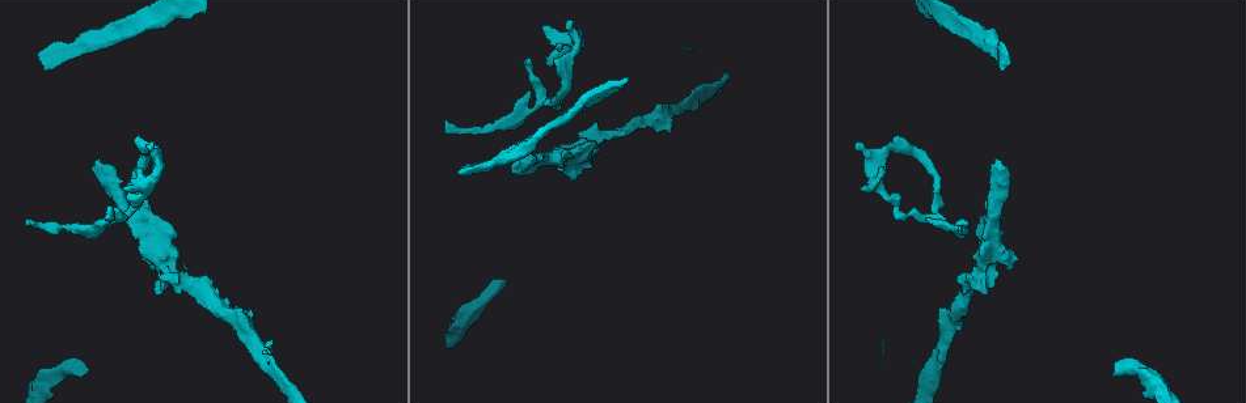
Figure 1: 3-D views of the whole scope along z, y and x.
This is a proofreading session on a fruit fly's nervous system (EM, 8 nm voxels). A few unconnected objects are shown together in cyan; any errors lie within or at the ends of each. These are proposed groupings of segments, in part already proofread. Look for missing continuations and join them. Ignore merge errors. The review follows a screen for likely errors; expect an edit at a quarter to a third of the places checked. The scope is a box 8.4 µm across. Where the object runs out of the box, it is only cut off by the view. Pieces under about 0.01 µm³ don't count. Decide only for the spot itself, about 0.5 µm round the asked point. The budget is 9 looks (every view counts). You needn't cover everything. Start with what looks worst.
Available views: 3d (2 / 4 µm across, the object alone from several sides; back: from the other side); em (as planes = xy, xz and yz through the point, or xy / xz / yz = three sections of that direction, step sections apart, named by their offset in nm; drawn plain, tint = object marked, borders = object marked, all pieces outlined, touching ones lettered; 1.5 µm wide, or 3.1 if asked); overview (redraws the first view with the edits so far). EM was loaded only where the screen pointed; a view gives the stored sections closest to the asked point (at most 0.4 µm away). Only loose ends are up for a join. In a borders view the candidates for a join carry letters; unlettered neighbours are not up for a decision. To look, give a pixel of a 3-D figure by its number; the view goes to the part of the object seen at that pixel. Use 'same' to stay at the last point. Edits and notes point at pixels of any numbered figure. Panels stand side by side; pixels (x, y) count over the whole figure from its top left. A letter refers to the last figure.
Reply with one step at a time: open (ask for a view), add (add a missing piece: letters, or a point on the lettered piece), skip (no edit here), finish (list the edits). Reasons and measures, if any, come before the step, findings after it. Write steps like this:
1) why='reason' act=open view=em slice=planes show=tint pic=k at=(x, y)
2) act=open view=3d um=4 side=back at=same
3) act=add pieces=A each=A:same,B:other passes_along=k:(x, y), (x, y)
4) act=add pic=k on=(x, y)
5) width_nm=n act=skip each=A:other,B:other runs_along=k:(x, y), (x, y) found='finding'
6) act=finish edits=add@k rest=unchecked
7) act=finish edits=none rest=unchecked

why='an open end' act=open view=3d um=2 pic=1 at=(125, 190)

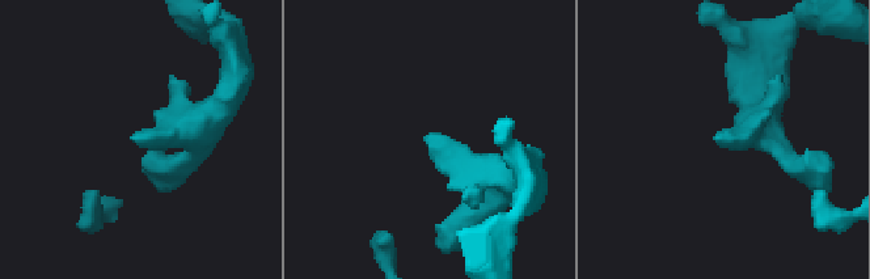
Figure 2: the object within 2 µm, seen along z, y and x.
why='need the tissue' act=open view=em slice=xz step=4 show=tint pic=2 at=(430, 138)

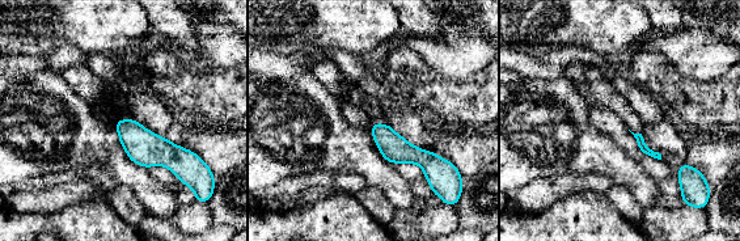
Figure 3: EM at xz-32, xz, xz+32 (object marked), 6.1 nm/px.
act=open view=em slice=planes show=borders at=same

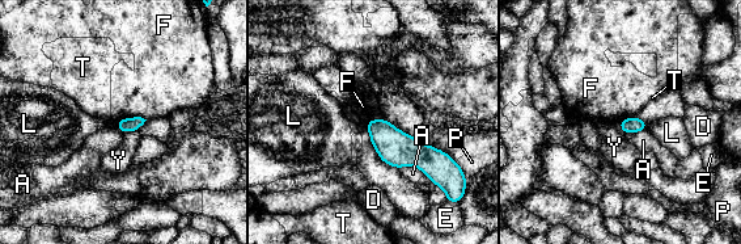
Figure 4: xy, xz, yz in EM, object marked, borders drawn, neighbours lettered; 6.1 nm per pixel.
act=skip each=A:other,D:other,E:other,F:other,L:other,P:other,T:other,Y:other border=4:(398, 168), (415, 165), (426, 175) found='no lettered piece goes on from it'

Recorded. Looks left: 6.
why='branch stops here' act=open view=3d um=4 pic=1 at=(28, 223)

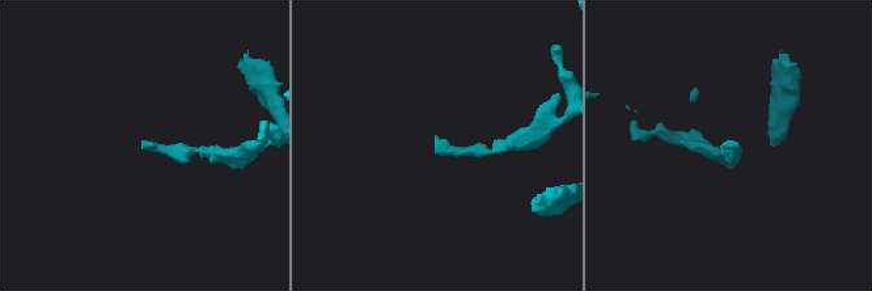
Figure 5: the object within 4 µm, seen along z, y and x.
why='shape alone is not enough' act=open view=em slice=planes show=tint pic=5 at=(143, 148)

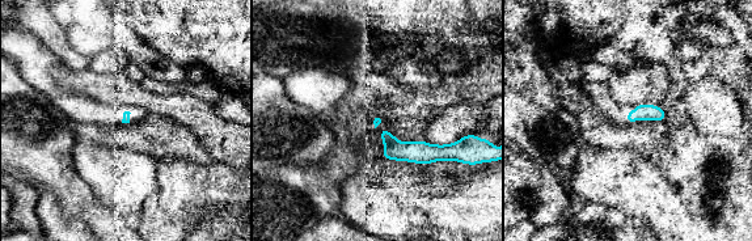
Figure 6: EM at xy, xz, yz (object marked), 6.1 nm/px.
why='what lies round it' act=open view=em slice=planes show=borders at=same

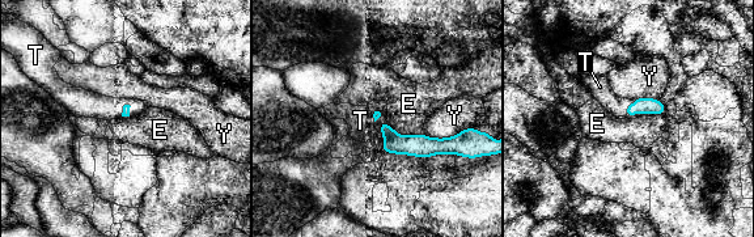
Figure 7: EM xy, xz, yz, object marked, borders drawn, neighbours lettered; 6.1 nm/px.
act=add pieces=T each=E:other,T:same,Y:other found='it goes on there'

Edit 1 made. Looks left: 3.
why='see it whole again' act=open view=overview

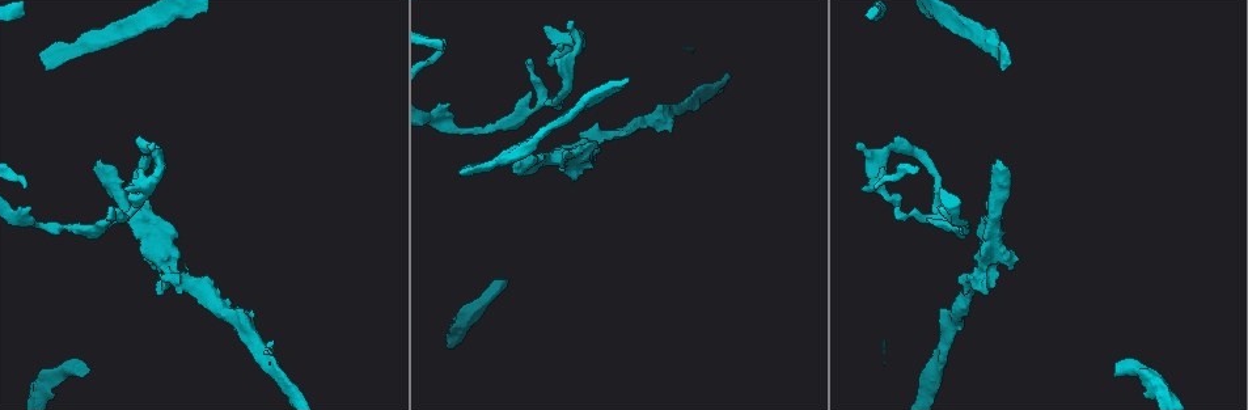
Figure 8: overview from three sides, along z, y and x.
why='an open end' act=open view=3d um=2 pic=8 at=(985, 288)

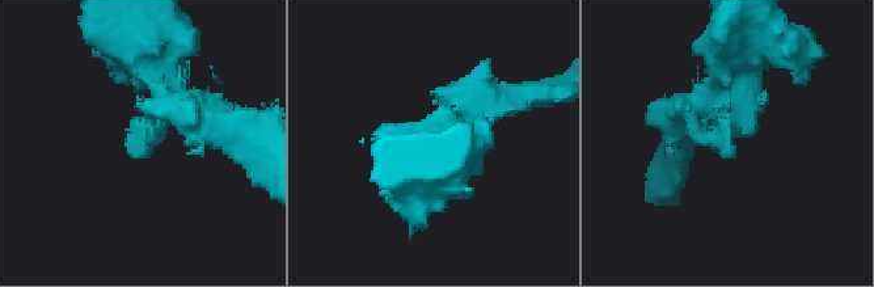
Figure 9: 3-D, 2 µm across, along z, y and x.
arm_widths_nm=280,400 why='now the EM' act=open view=em slice=planes show=borders pic=9 at=(124, 141)

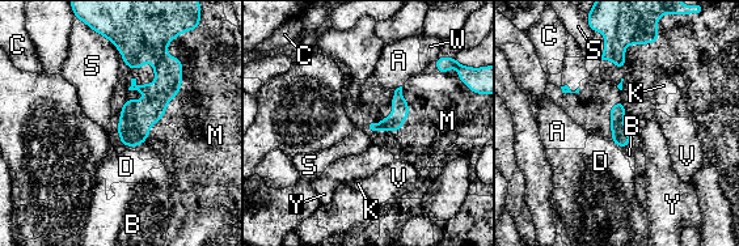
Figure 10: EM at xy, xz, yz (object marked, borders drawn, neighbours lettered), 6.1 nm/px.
act=skip each=A:other,B:other,C:other,D:other,K:other,M:other,S:other,V:other,W:other,Y:other found='no lettered piece goes on from it'

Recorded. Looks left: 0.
act=finish edits=add@7 rest=unchecked

